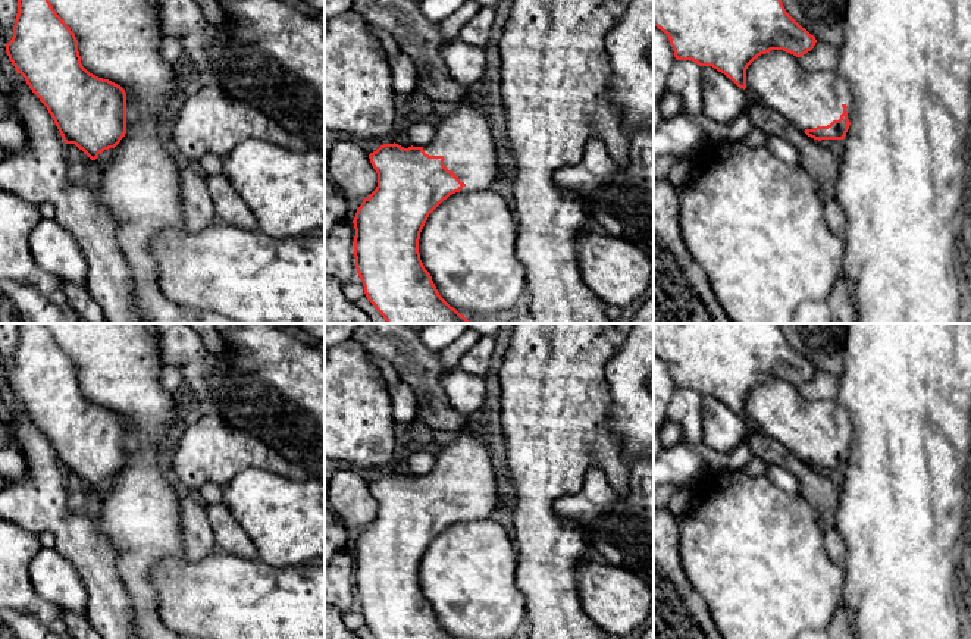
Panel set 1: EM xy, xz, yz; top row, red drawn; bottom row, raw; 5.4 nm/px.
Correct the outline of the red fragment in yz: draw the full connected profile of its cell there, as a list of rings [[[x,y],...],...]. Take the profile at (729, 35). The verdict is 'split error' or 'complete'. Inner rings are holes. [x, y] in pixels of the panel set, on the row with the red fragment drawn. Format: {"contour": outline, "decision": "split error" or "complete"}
{"contour": [[[654,0],[654,26],[668,37],[677,60],[712,66],[739,88],[752,90],[764,106],[777,110],[808,137],[818,141],[846,137],[851,88],[836,71],[808,71],[799,63],[798,59],[811,51],[817,40],[786,12],[782,0]]], "decision": "split error"}

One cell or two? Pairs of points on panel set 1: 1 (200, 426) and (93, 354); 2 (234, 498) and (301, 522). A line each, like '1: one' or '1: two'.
1: two
2: one

